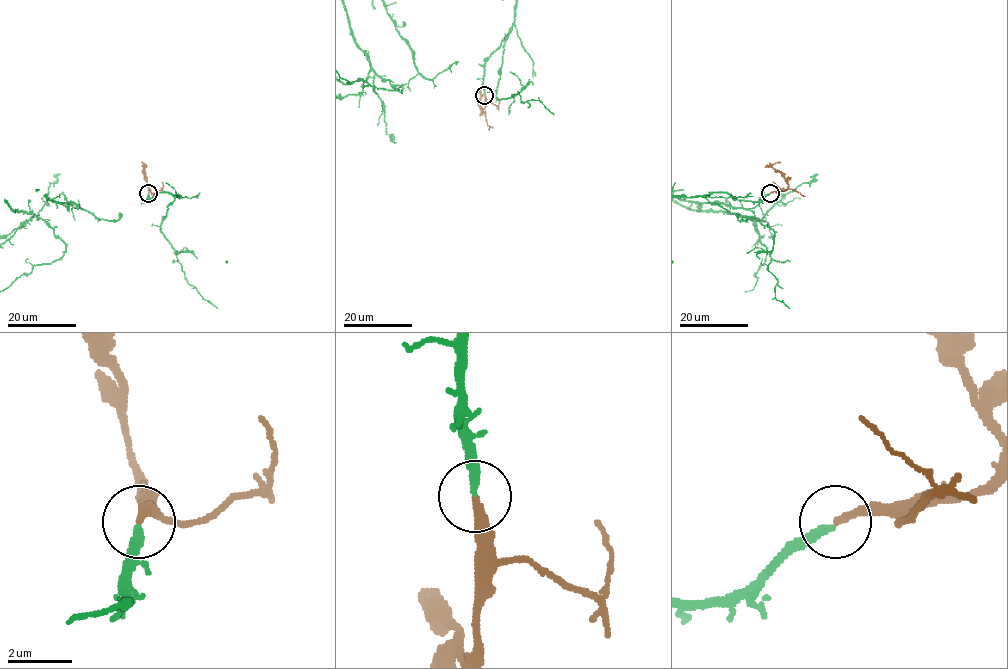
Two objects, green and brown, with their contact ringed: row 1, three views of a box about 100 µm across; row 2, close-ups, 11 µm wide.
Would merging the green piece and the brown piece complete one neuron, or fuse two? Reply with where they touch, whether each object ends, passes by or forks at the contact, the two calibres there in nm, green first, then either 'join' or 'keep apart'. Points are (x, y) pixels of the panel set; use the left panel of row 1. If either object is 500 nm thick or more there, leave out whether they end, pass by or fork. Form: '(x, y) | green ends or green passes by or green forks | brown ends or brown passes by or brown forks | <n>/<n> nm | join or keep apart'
(148, 193) | green ends | brown ends | 240/240 nm | join

